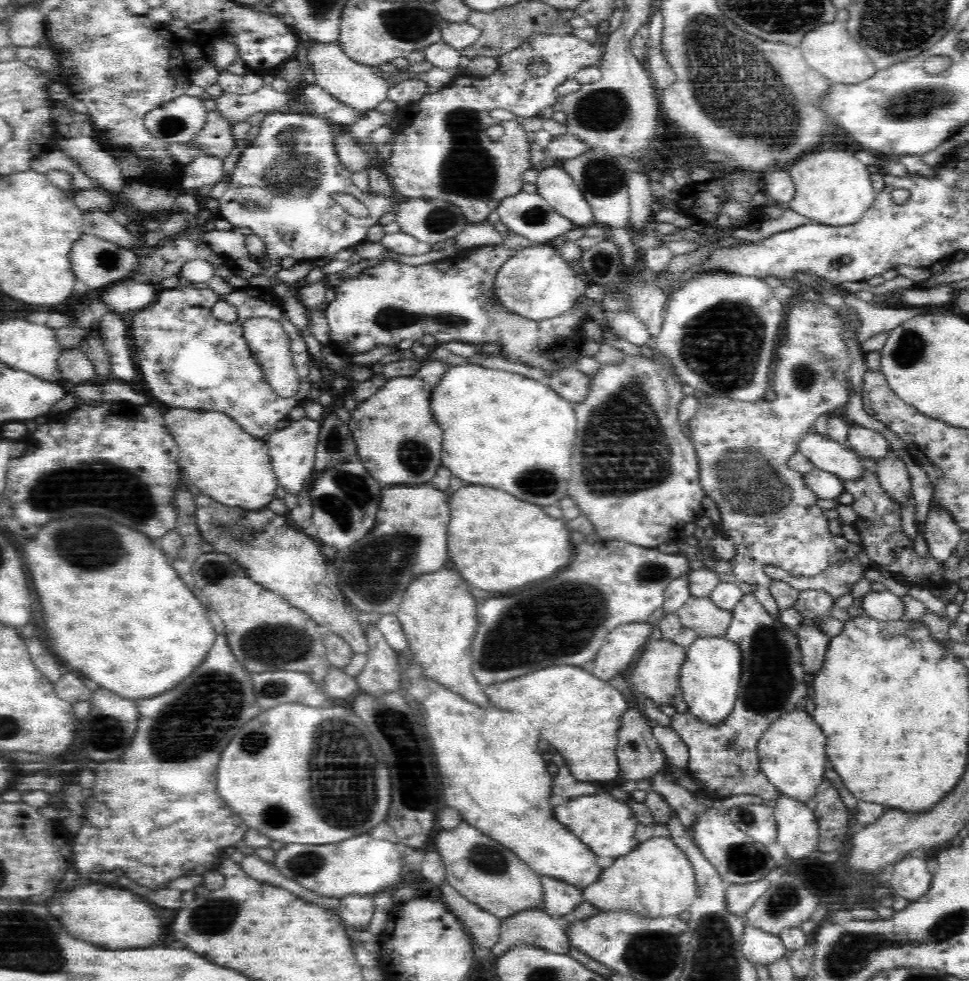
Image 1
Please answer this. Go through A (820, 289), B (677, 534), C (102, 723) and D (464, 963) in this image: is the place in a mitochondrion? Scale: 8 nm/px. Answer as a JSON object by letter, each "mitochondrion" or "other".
{"A":"other","B":"other","C":"mitochondrion","D":"other"}

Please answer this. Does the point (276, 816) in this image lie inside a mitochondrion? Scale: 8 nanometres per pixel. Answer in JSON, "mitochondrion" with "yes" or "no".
{"mitochondrion":"yes"}

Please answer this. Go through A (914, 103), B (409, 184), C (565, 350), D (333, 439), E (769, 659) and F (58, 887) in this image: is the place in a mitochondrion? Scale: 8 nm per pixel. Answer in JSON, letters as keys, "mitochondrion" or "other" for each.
{"A":"mitochondrion","B":"other","C":"other","D":"mitochondrion","E":"mitochondrion","F":"other"}

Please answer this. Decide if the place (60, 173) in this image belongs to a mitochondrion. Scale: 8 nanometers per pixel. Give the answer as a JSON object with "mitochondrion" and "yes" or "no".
{"mitochondrion":"no"}

